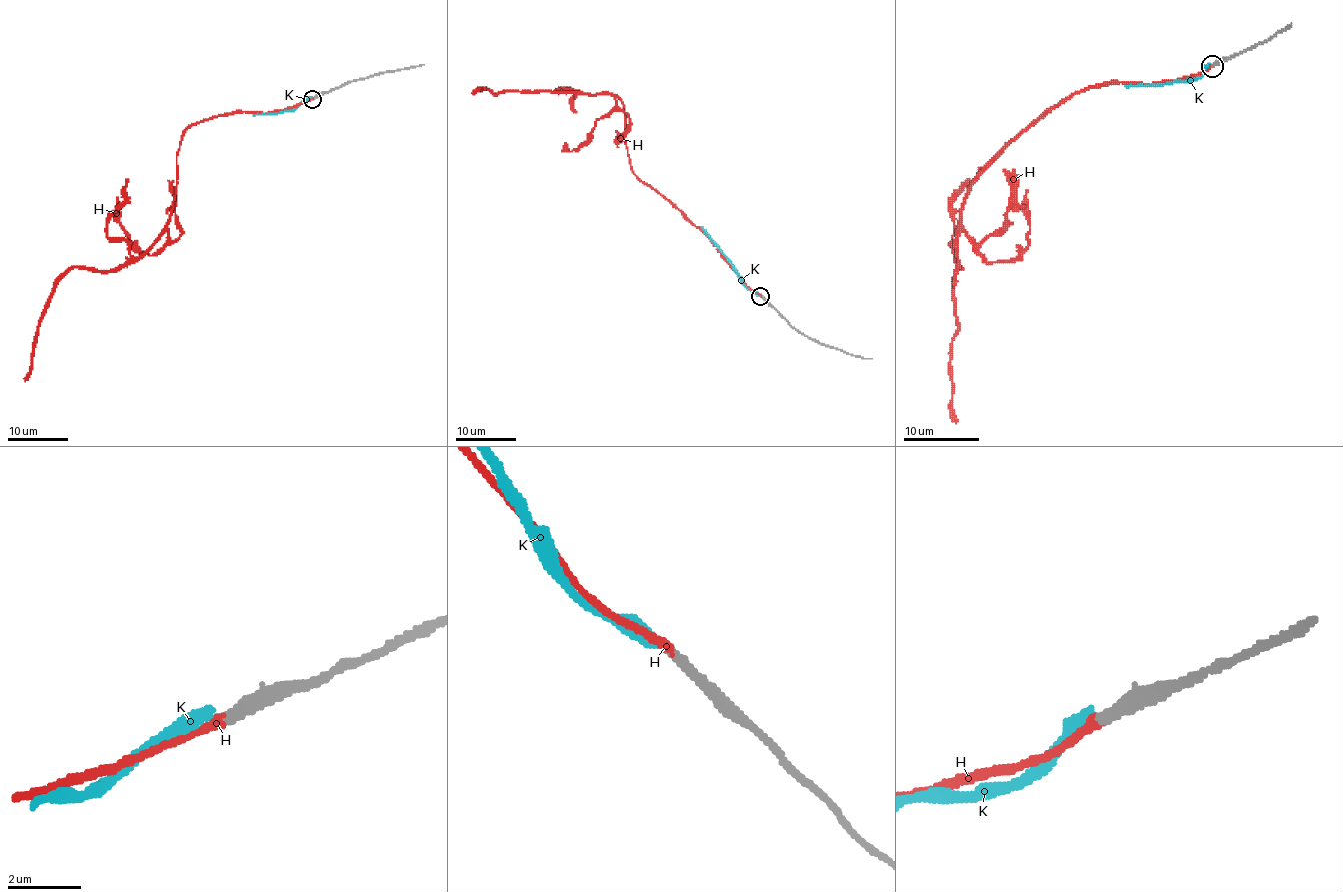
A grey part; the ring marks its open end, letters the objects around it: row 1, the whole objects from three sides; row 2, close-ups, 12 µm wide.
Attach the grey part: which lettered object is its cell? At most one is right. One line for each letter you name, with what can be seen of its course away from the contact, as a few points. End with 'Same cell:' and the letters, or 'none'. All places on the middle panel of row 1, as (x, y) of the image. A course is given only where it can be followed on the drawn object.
H: course (761, 295), (746, 285), (714, 244), (633, 172), (618, 97), (557, 91), (497, 94), (486, 88), (473, 93)
Same cell: H

